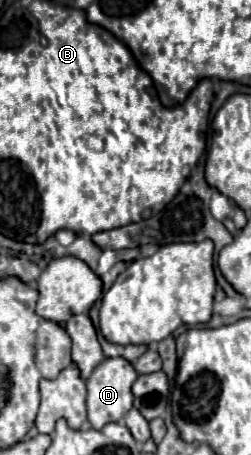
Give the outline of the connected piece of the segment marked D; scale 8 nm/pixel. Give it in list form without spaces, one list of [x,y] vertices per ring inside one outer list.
[[[106,358],[104,362],[100,362],[92,376],[86,380],[88,386],[88,396],[86,396],[86,406],[88,406],[88,420],[92,424],[92,428],[100,430],[104,424],[108,422],[120,422],[128,410],[132,408],[134,396],[132,396],[132,384],[138,378],[138,372],[134,370],[134,366],[126,360],[126,358]]]

